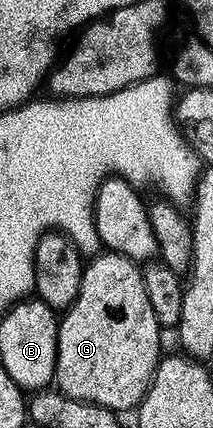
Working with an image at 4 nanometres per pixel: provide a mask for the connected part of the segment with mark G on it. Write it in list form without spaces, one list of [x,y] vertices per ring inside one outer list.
[[[98,252],[84,263],[81,271],[81,283],[79,284],[79,296],[75,296],[73,303],[69,305],[68,310],[60,315],[59,325],[57,327],[57,366],[55,375],[56,389],[67,395],[68,398],[74,398],[80,402],[90,402],[96,406],[106,406],[114,412],[121,410],[132,411],[140,406],[143,396],[153,379],[153,373],[157,371],[157,363],[163,357],[161,351],[161,334],[163,328],[155,320],[155,312],[151,309],[151,303],[147,301],[147,288],[143,288],[142,267],[136,262],[132,262],[127,256],[115,254],[112,252]]]

